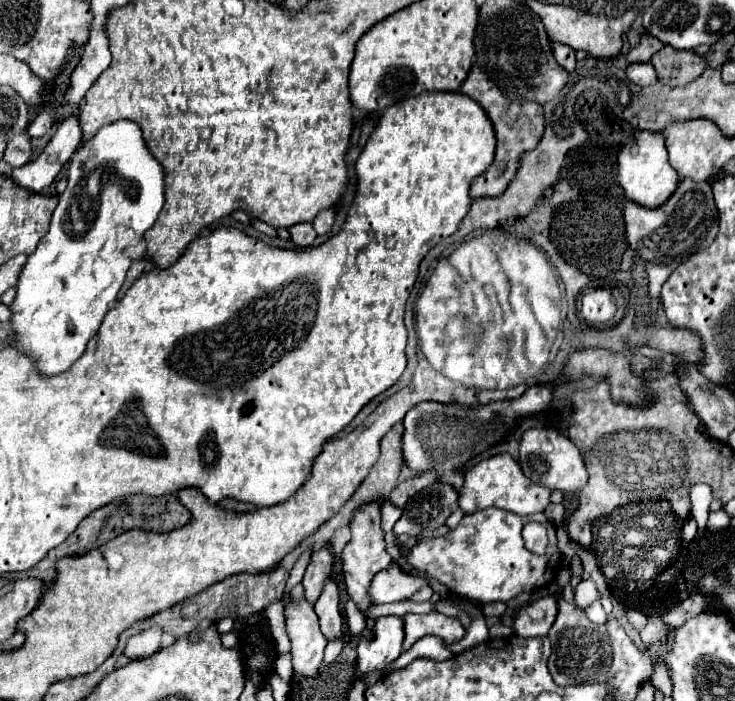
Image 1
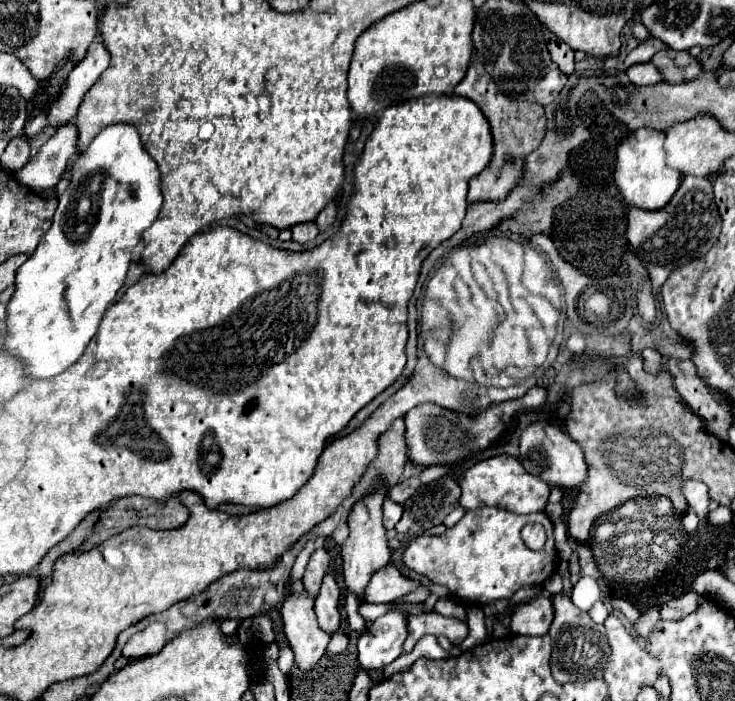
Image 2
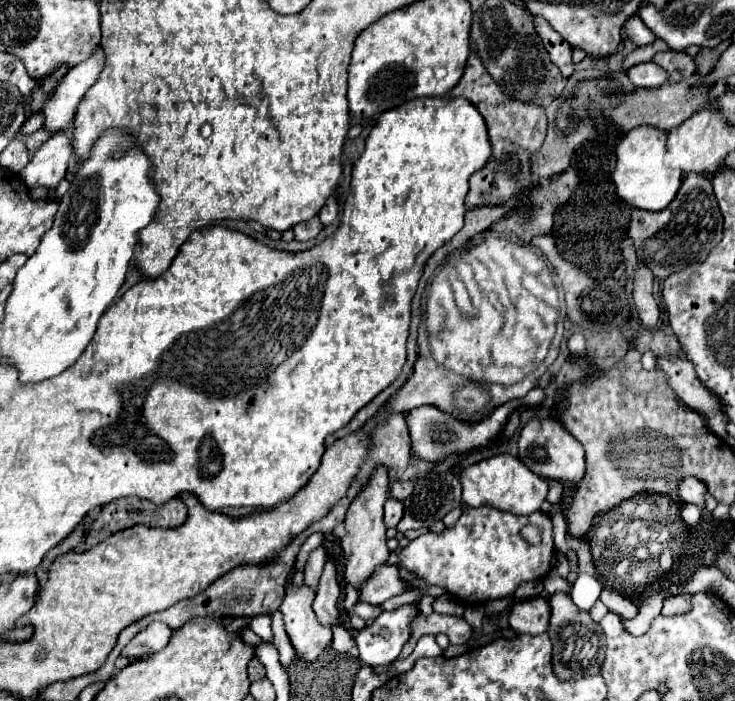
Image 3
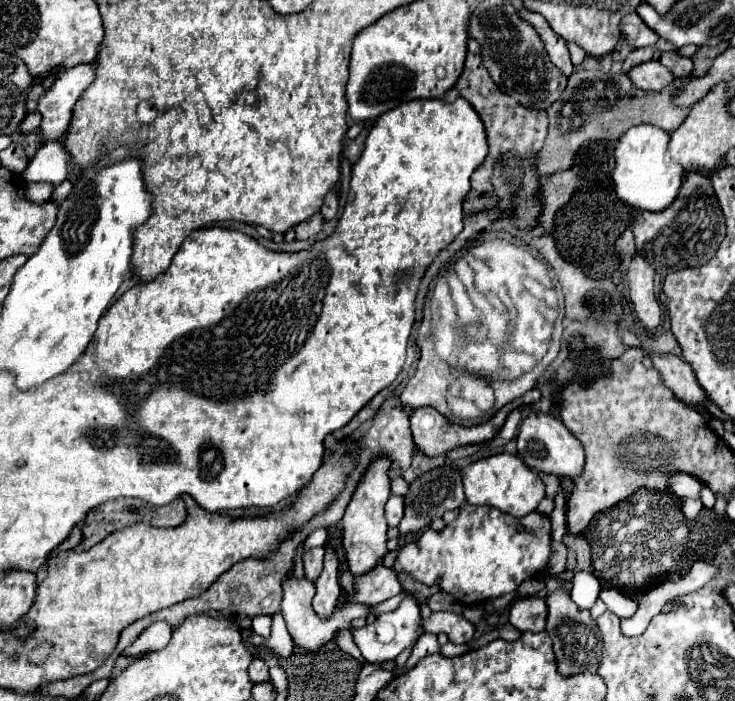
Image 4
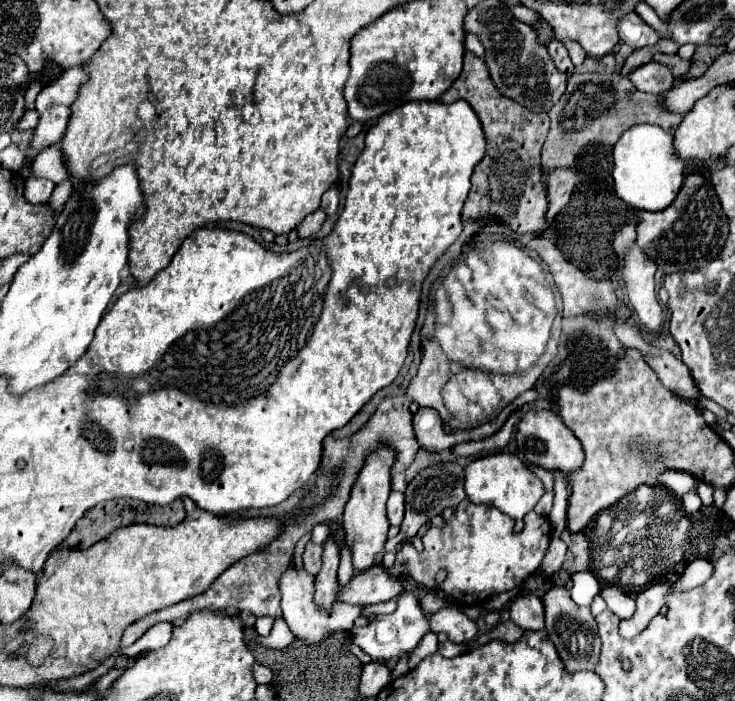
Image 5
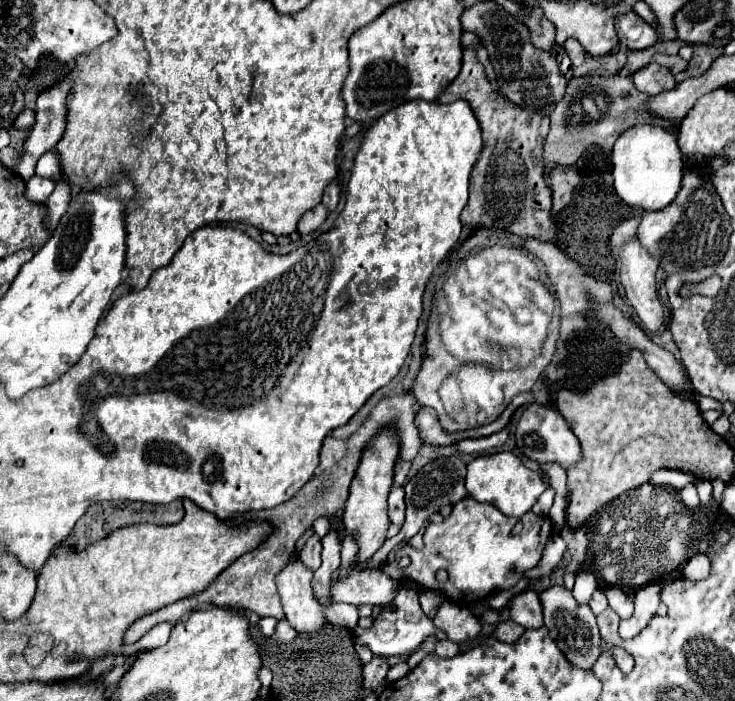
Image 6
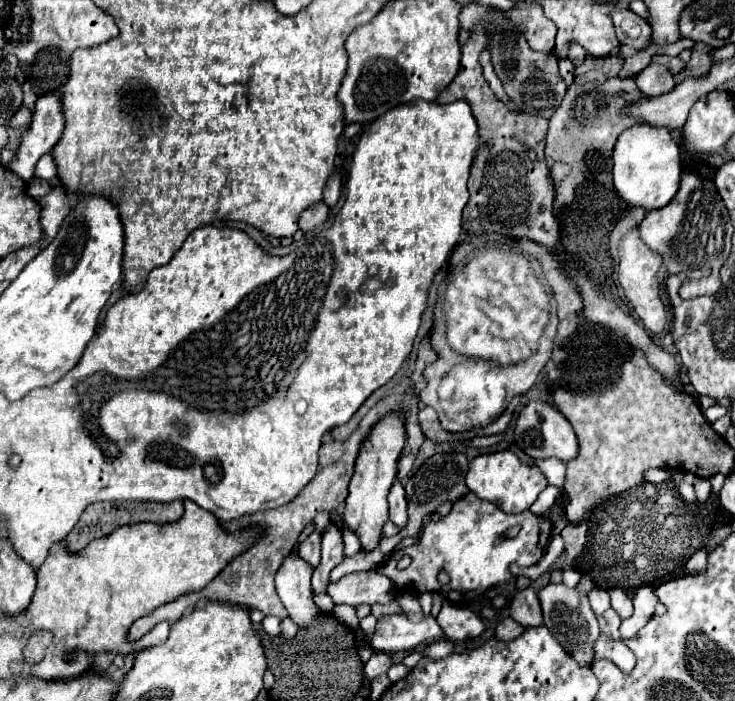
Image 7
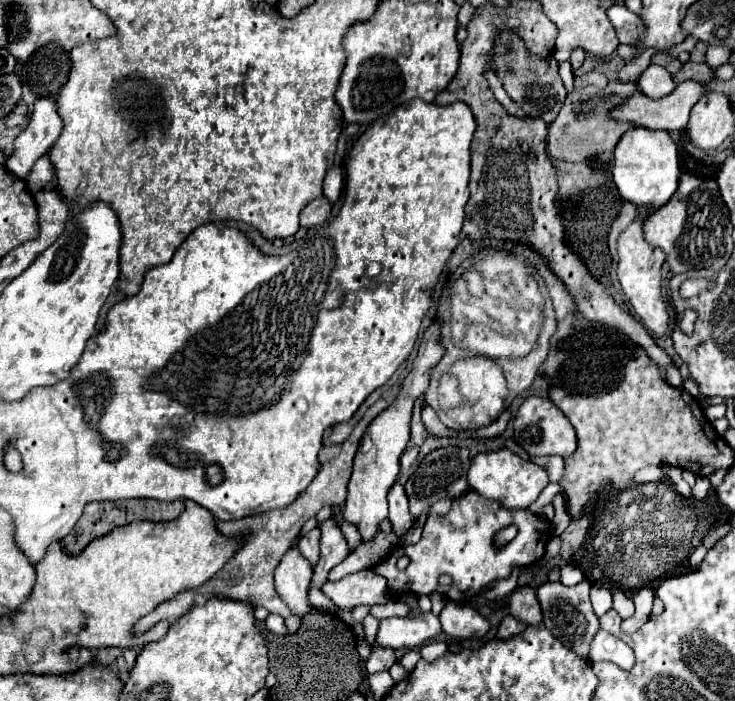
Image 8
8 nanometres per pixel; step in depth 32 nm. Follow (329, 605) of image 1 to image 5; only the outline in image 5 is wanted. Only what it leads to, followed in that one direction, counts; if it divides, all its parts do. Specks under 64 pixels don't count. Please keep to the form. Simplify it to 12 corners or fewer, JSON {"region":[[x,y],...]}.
{"region":[[324,542],[314,602],[330,610],[338,592],[338,546]]}

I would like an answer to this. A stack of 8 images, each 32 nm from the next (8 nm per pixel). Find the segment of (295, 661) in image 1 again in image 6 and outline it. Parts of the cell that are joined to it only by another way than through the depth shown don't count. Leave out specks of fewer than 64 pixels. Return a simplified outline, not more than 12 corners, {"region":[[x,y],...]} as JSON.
{"region":[[290,560],[278,574],[286,620],[302,636],[324,624],[352,630],[358,606],[320,606],[312,572]]}

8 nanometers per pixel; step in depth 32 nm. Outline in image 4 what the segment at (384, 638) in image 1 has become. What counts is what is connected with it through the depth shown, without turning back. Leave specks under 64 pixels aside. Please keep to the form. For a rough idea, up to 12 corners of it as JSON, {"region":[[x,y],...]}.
{"region":[[416,598],[352,628],[366,662],[396,660],[420,636]]}

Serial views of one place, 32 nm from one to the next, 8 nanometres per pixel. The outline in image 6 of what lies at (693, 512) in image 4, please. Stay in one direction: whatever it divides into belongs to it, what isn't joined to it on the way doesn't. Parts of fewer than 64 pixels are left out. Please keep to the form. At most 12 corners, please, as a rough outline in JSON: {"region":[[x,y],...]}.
{"region":[[696,486],[682,490],[682,500],[688,508],[698,508],[700,498]]}

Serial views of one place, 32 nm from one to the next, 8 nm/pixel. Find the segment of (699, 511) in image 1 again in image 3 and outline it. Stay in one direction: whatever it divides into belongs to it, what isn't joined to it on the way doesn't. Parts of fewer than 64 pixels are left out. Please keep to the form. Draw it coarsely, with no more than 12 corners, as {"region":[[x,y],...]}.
{"region":[[696,478],[680,480],[678,494],[706,510],[708,488]]}

